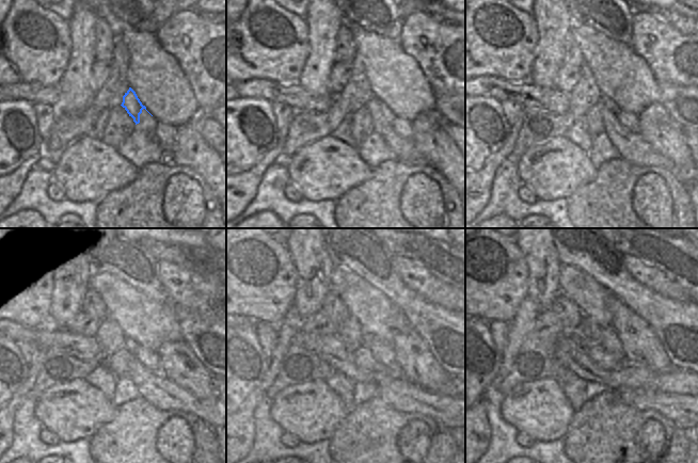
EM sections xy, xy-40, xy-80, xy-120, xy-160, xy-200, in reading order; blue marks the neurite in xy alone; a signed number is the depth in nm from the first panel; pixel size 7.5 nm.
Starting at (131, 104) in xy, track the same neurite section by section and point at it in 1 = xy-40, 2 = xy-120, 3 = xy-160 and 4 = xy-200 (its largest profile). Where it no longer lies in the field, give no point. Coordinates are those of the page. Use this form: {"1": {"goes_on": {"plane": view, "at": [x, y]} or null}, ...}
{"1": {"goes_on": {"plane": "xy-40", "at": [405, 150]}}, "2": {"goes_on": {"plane": "xy-120", "at": [154, 387]}}, "3": {"goes_on": {"plane": "xy-160", "at": [400, 394]}}, "4": {"goes_on": {"plane": "xy-200", "at": [682, 410]}}}

